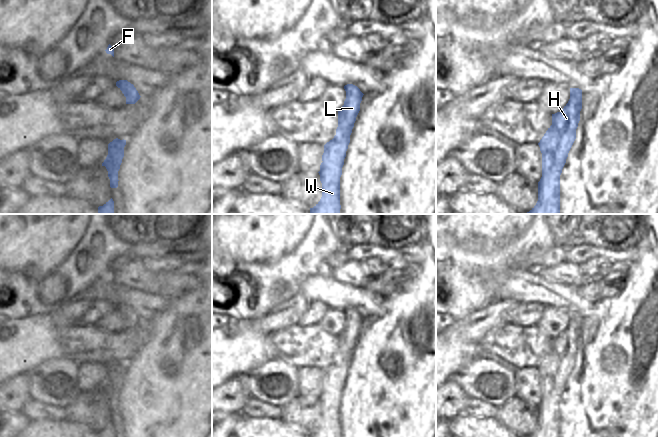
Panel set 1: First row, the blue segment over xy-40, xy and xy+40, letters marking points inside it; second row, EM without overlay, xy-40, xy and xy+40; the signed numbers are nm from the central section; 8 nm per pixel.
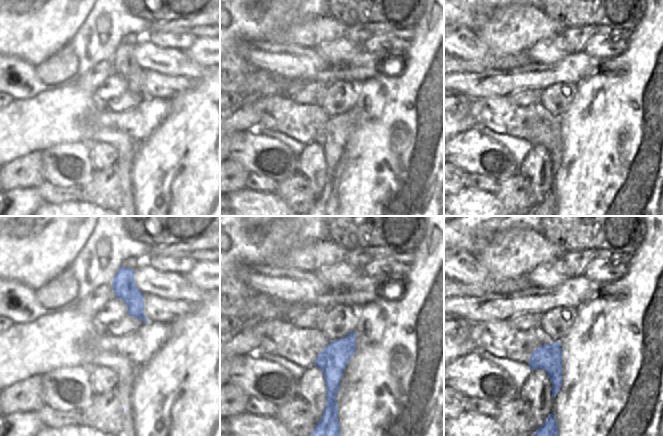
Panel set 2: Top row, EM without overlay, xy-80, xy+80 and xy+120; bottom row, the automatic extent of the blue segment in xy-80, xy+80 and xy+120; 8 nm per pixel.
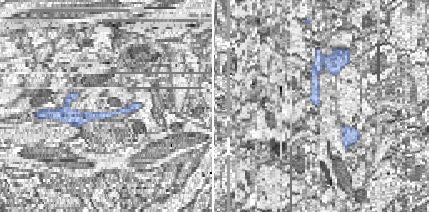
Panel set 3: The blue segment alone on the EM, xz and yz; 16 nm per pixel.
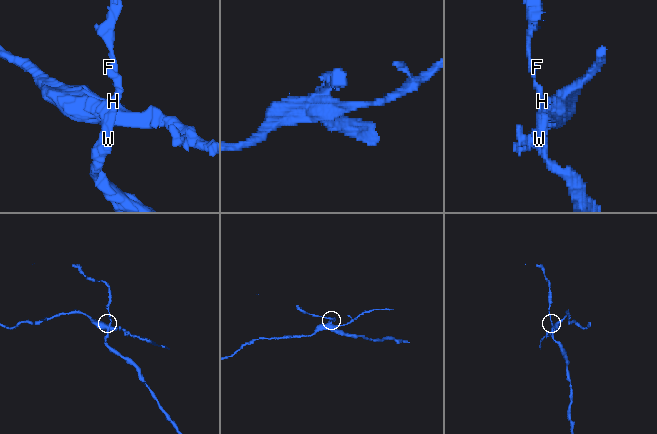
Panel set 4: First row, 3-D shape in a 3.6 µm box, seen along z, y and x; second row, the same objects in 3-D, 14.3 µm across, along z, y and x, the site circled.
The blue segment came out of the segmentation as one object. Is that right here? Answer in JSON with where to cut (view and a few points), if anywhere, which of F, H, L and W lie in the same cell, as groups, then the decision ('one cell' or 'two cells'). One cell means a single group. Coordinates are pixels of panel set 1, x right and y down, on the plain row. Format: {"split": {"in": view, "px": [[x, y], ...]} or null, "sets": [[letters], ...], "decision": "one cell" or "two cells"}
{"split": {"in": "xy+40", "px": [[560, 335], [567, 341], [567, 356], [554, 379], [542, 386]]}, "sets": [["F", "L", "W"], ["H"]], "decision": "two cells"}

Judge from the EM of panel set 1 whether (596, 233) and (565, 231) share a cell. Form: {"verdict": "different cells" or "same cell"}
{"verdict": "same cell"}

